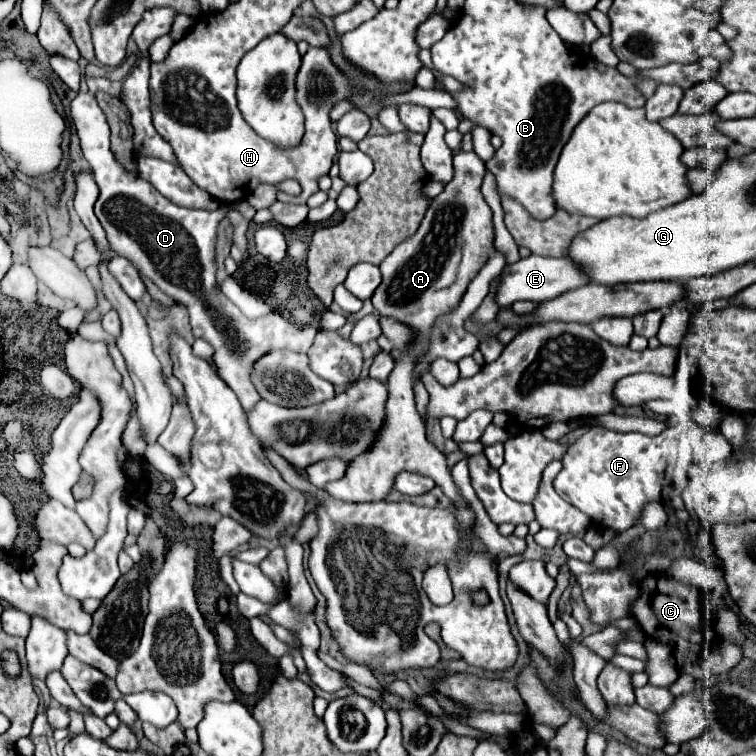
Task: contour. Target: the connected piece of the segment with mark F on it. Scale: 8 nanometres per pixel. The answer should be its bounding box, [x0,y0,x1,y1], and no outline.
[554,427,678,531]

